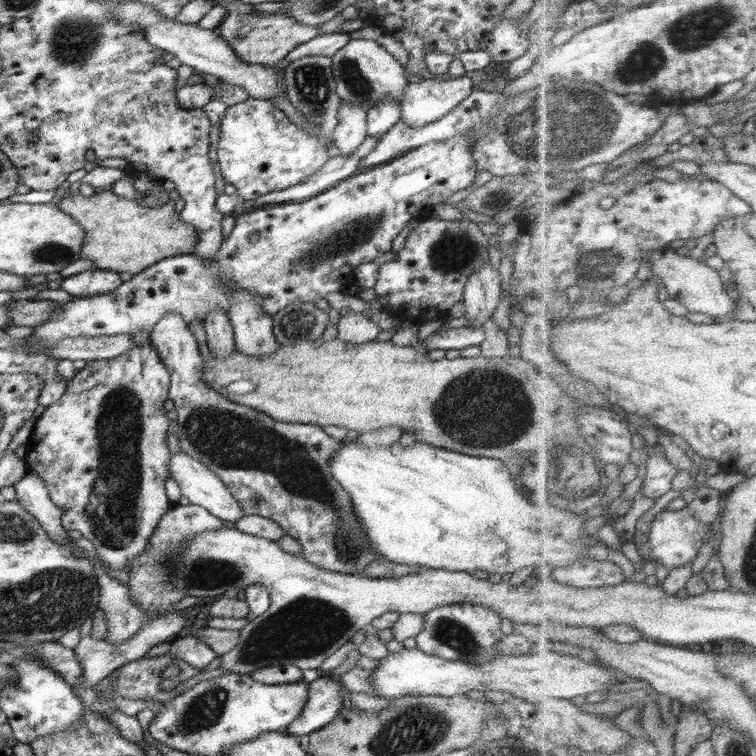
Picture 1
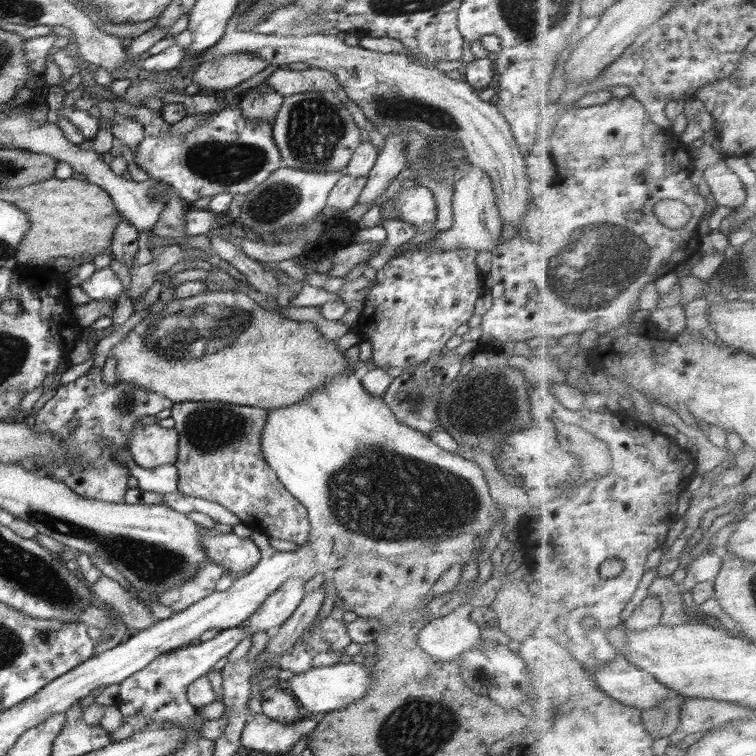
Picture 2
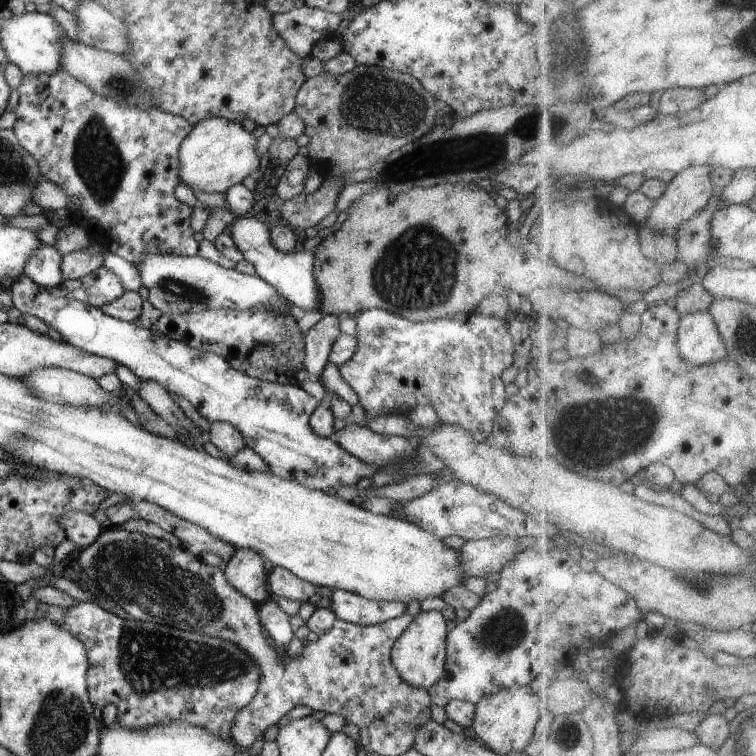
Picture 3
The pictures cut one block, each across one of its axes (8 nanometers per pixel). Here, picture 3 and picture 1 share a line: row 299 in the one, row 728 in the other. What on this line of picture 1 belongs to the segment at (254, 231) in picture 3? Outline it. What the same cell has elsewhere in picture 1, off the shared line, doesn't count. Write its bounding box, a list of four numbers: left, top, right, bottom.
[284,673,348,739]

